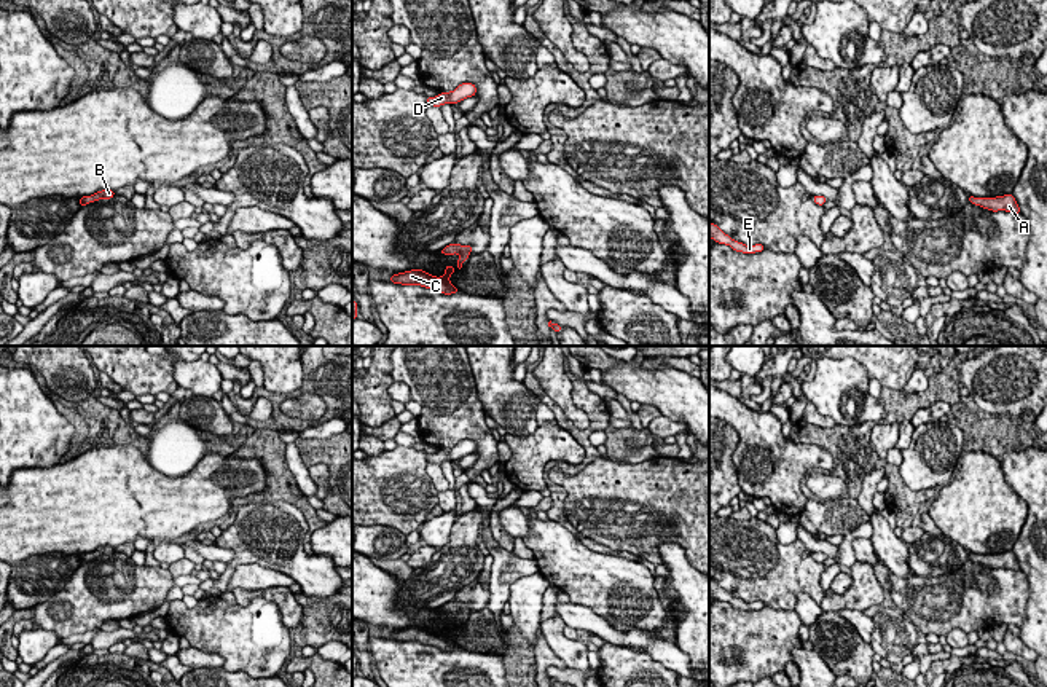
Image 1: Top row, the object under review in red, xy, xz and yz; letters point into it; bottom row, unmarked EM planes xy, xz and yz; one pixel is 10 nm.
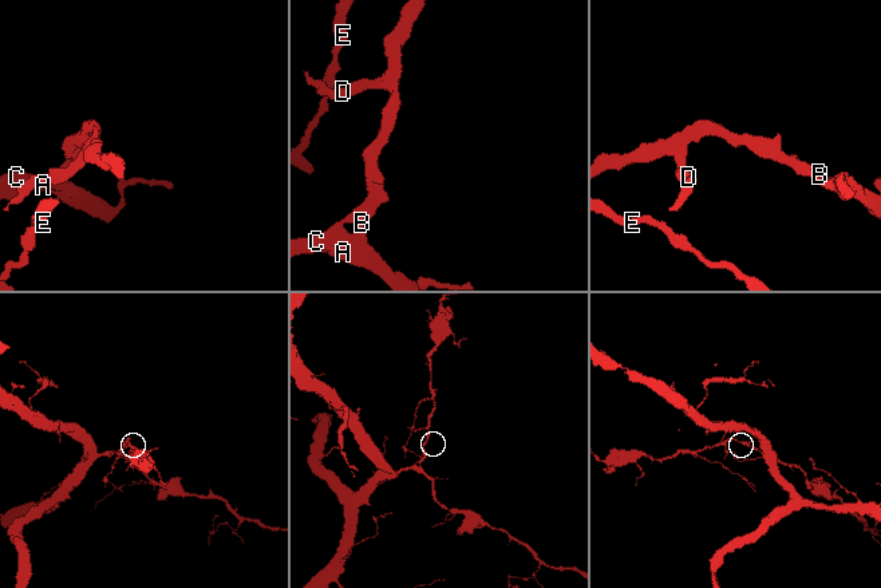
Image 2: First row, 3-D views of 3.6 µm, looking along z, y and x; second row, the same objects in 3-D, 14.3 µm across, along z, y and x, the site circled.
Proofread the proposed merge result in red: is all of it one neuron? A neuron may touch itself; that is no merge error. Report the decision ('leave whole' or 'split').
leave whole

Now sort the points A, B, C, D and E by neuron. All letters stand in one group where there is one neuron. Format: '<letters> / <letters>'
A B C D E

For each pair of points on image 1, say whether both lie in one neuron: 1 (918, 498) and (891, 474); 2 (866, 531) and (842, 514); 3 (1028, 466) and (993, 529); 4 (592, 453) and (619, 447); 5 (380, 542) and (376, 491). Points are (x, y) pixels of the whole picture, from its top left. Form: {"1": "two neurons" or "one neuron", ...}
{"1": "one neuron", "2": "two neurons", "3": "two neurons", "4": "two neurons", "5": "two neurons"}

